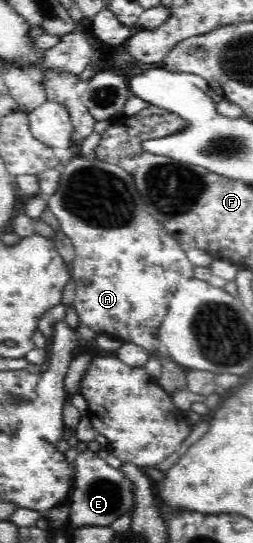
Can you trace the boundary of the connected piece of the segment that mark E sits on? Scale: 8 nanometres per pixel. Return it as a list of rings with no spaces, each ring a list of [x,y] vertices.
[[[88,448],[78,454],[74,465],[76,471],[74,489],[68,501],[71,507],[68,523],[75,527],[110,526],[119,516],[131,512],[135,504],[136,491],[133,487],[133,481],[125,473],[121,473],[121,470],[115,470],[106,461],[102,460],[96,452]]]

